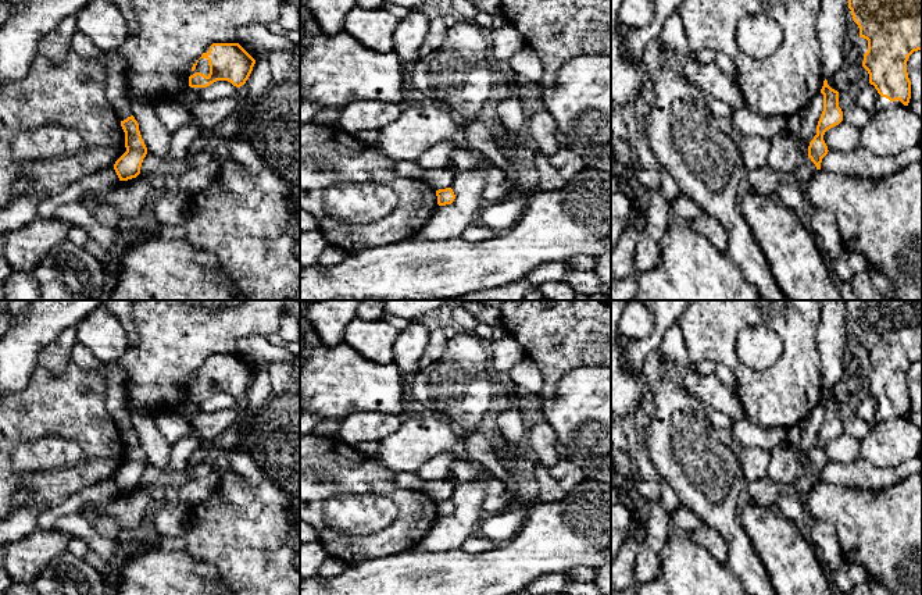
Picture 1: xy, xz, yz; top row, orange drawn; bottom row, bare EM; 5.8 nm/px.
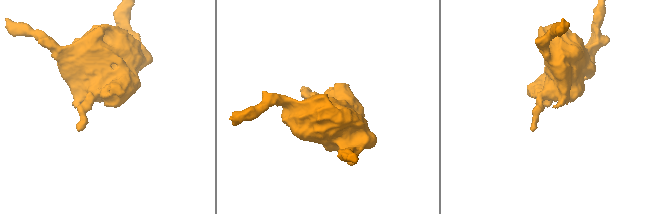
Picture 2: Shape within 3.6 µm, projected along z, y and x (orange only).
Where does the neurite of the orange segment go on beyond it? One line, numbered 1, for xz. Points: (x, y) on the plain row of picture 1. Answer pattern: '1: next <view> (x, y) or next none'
1: next none

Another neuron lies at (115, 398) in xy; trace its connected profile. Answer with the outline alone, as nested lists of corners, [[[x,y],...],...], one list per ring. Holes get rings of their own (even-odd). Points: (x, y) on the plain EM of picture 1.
[[[111,368],[107,375],[107,409],[121,432],[132,427],[132,420],[126,407],[125,392],[126,373],[121,368]]]

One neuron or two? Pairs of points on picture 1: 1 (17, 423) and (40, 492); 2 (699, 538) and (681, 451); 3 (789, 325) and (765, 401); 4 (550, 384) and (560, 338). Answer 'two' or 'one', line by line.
1: one
2: two
3: one
4: one

